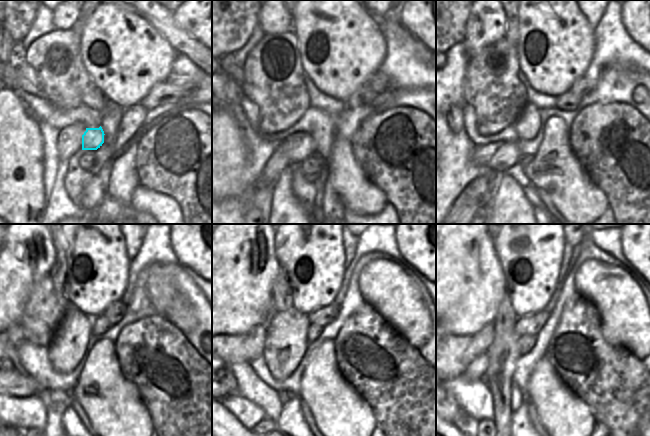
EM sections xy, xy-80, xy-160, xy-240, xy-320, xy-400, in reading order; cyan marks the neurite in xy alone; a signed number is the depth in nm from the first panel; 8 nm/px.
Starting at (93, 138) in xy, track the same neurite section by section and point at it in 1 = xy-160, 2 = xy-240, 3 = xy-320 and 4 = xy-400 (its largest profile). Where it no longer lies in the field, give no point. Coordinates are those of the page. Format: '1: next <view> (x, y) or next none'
1: next xy-160 (500, 156)
2: next xy-240 (8, 381)
3: next xy-320 (232, 384)
4: next xy-400 (456, 407)

